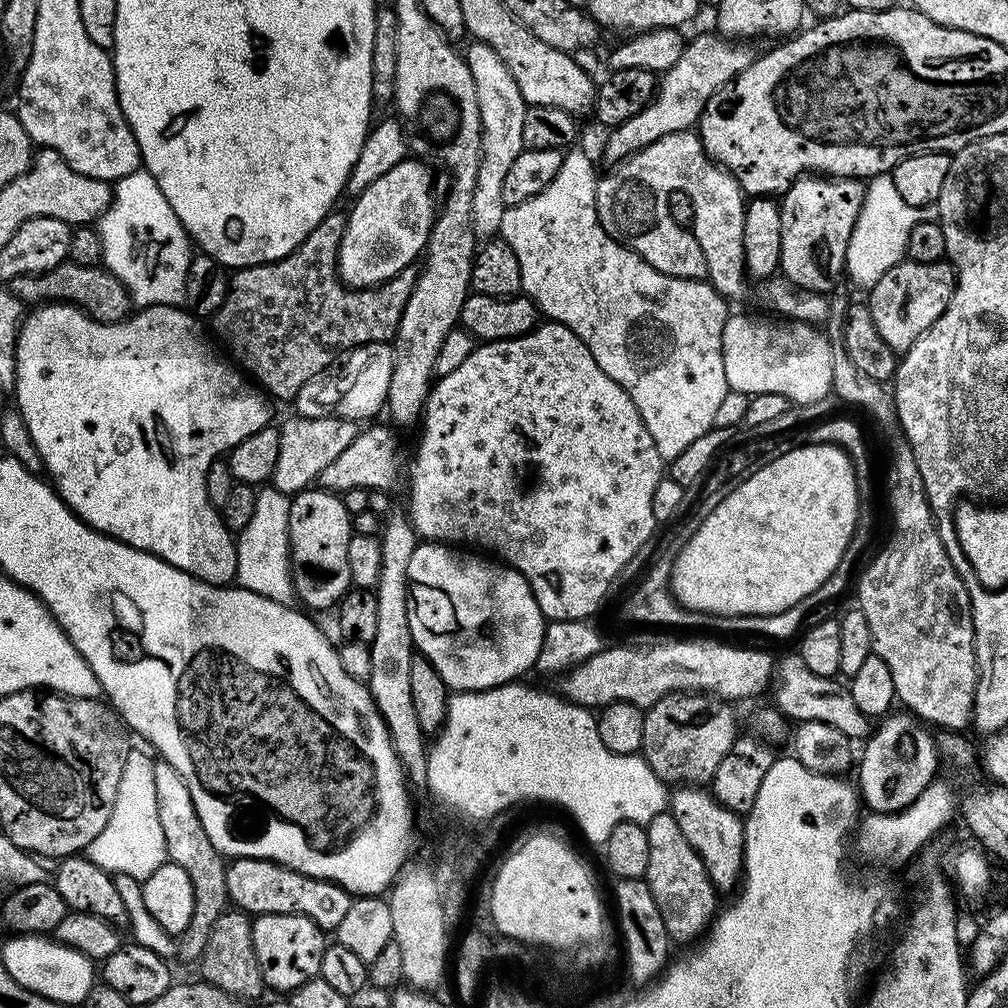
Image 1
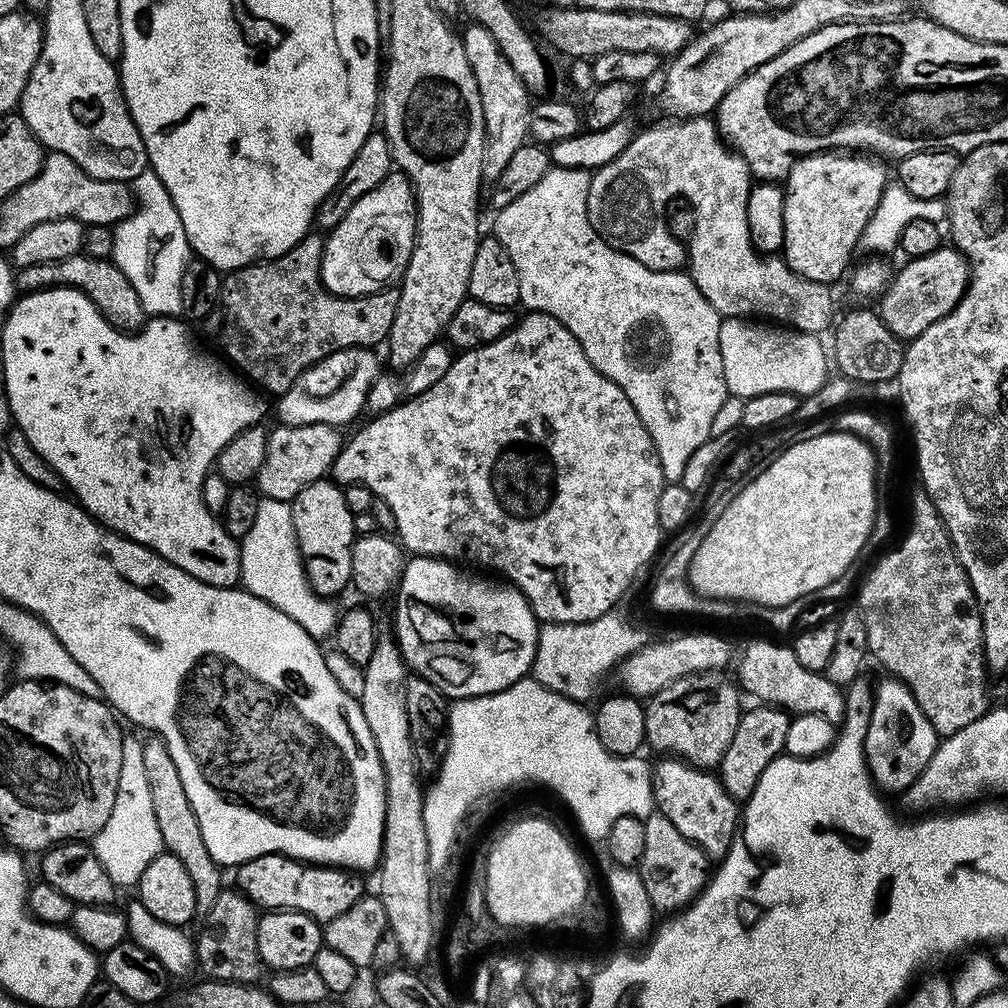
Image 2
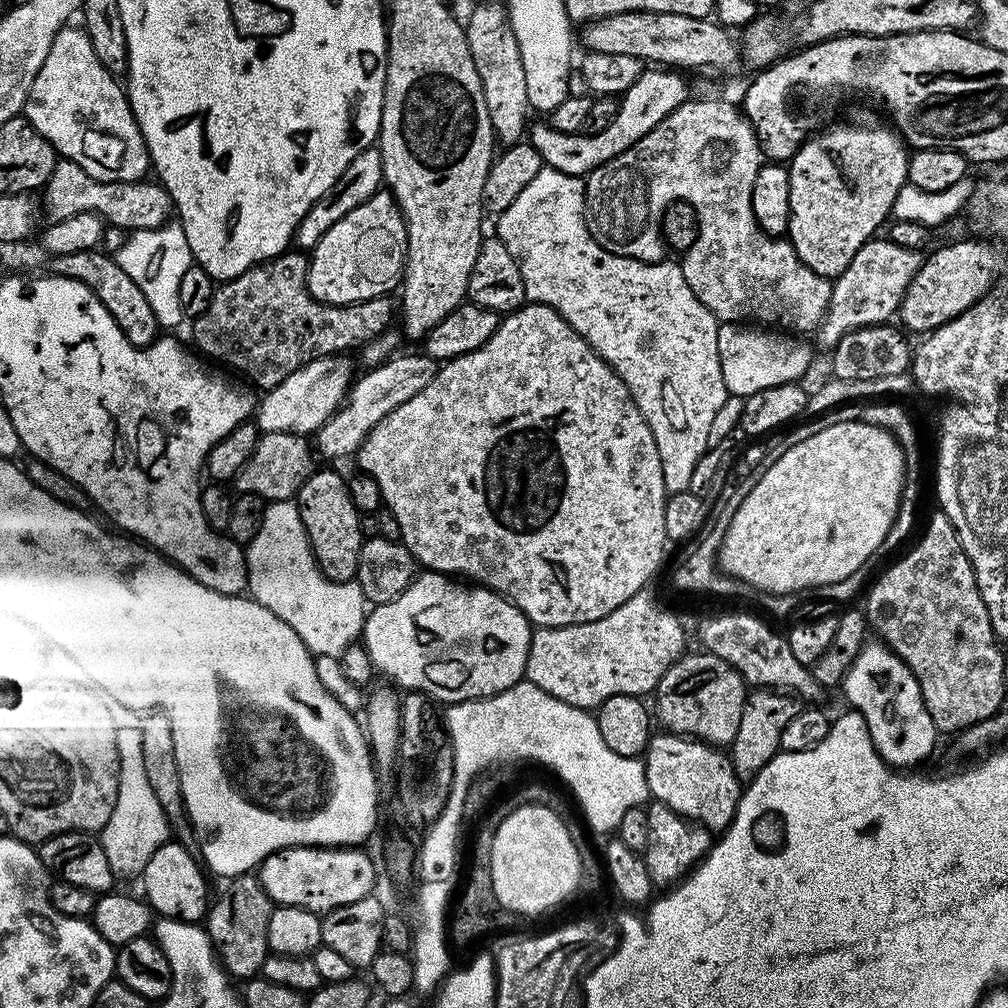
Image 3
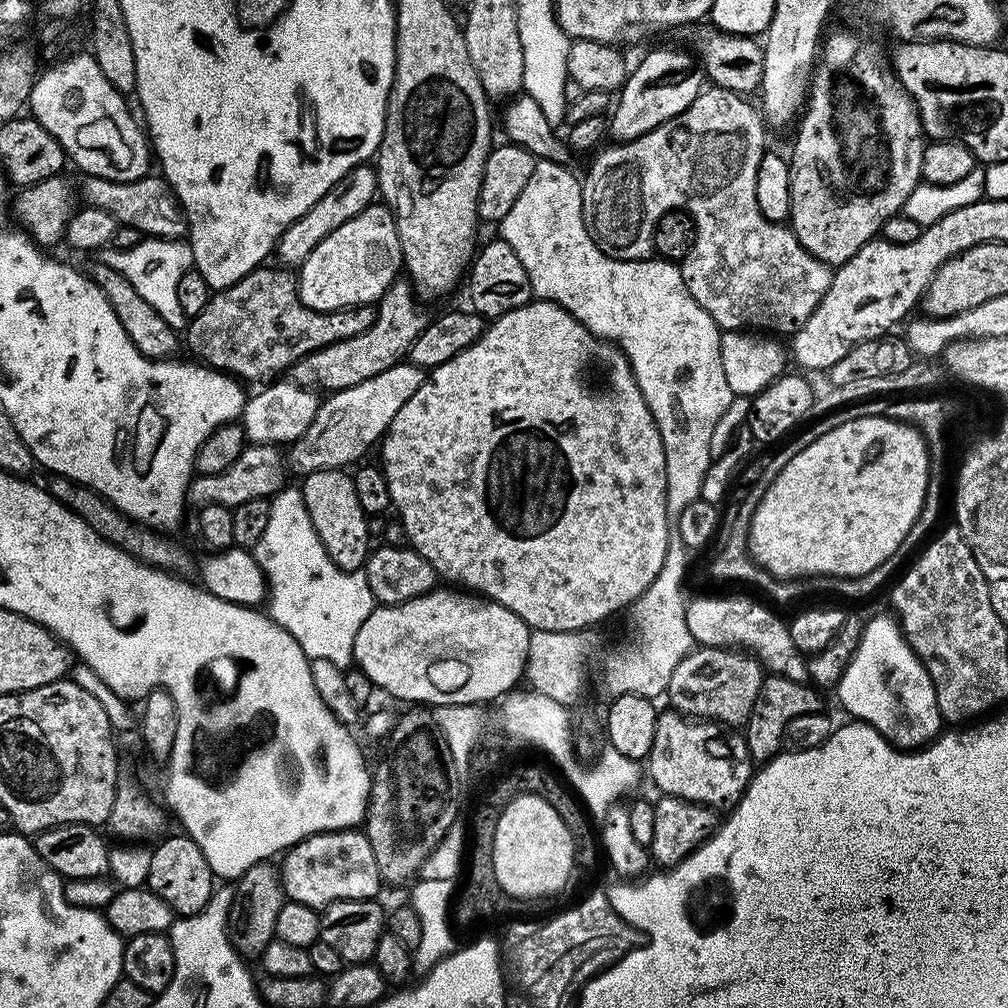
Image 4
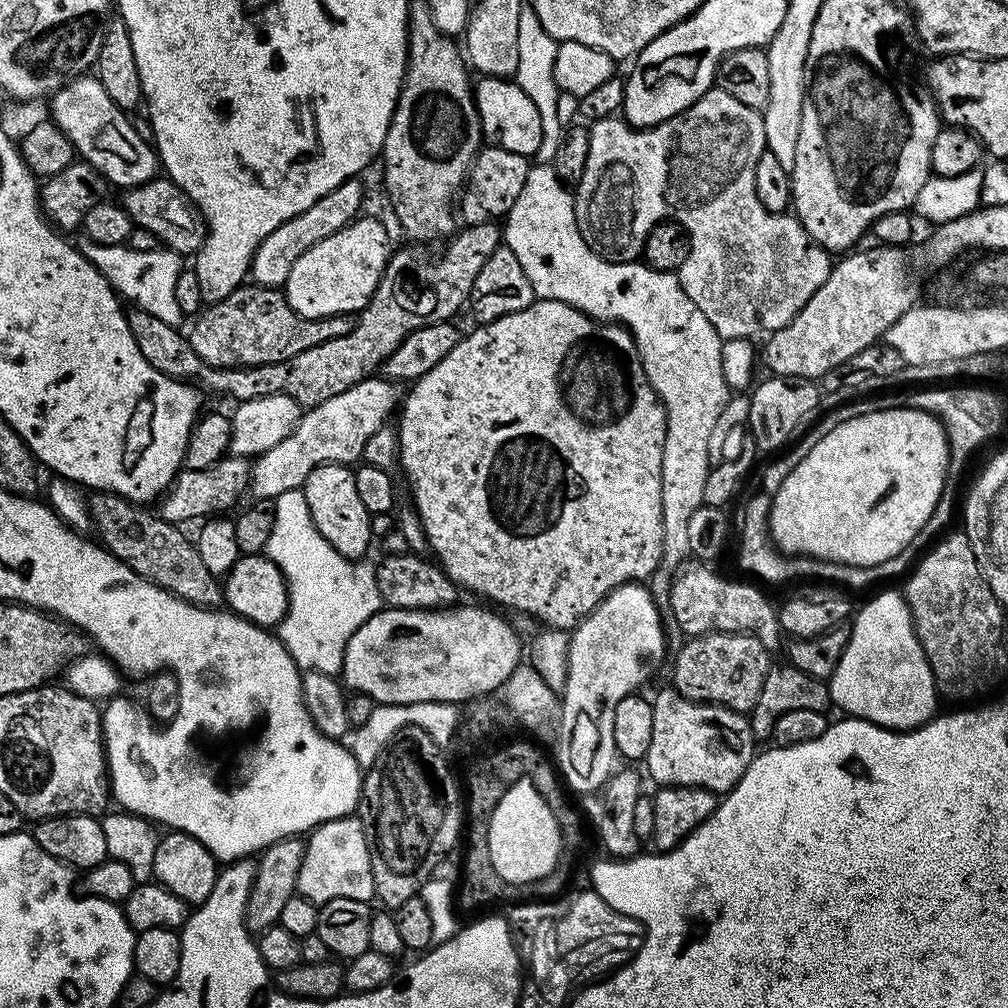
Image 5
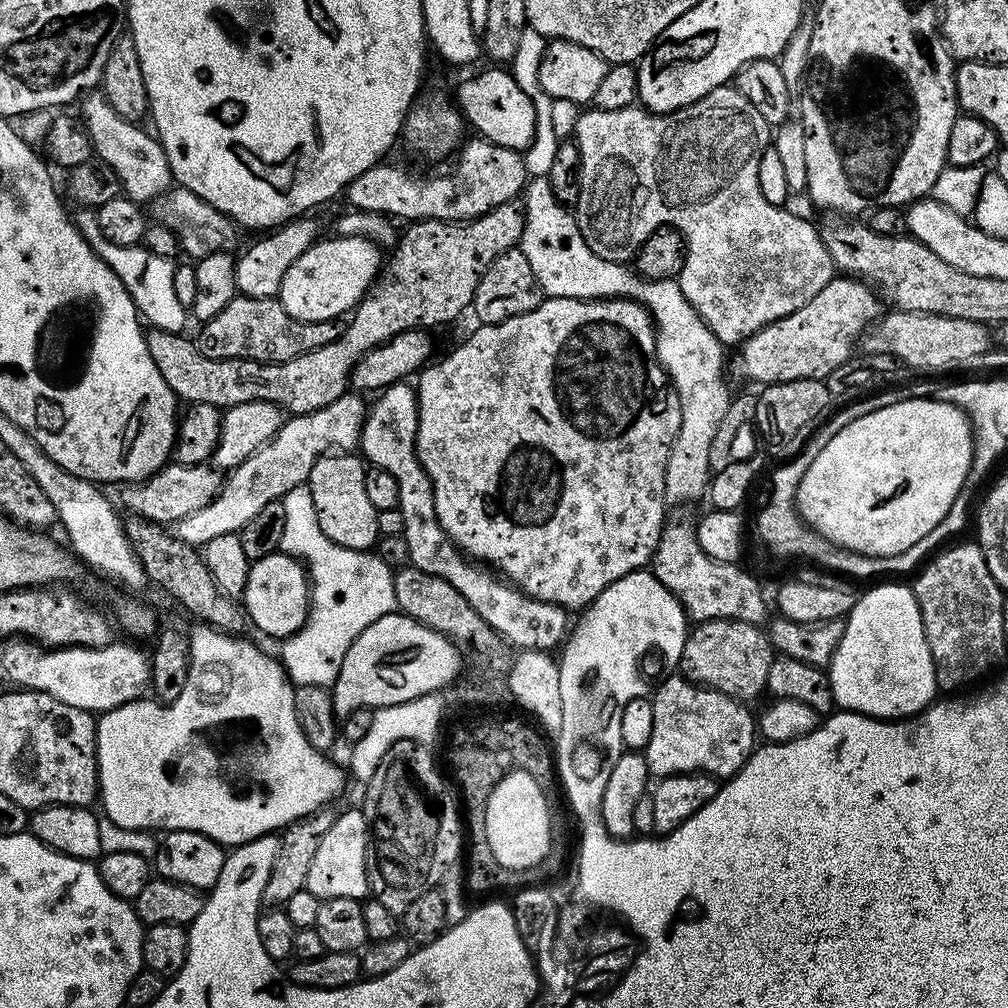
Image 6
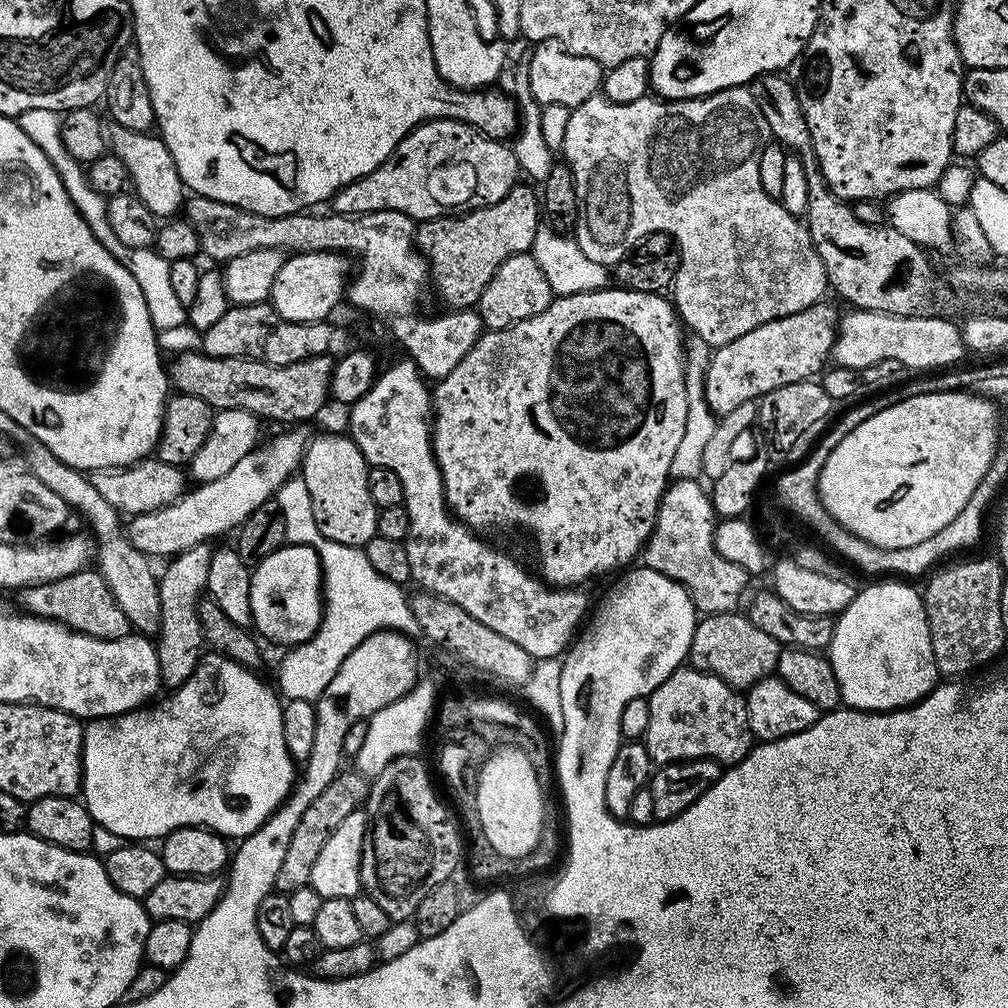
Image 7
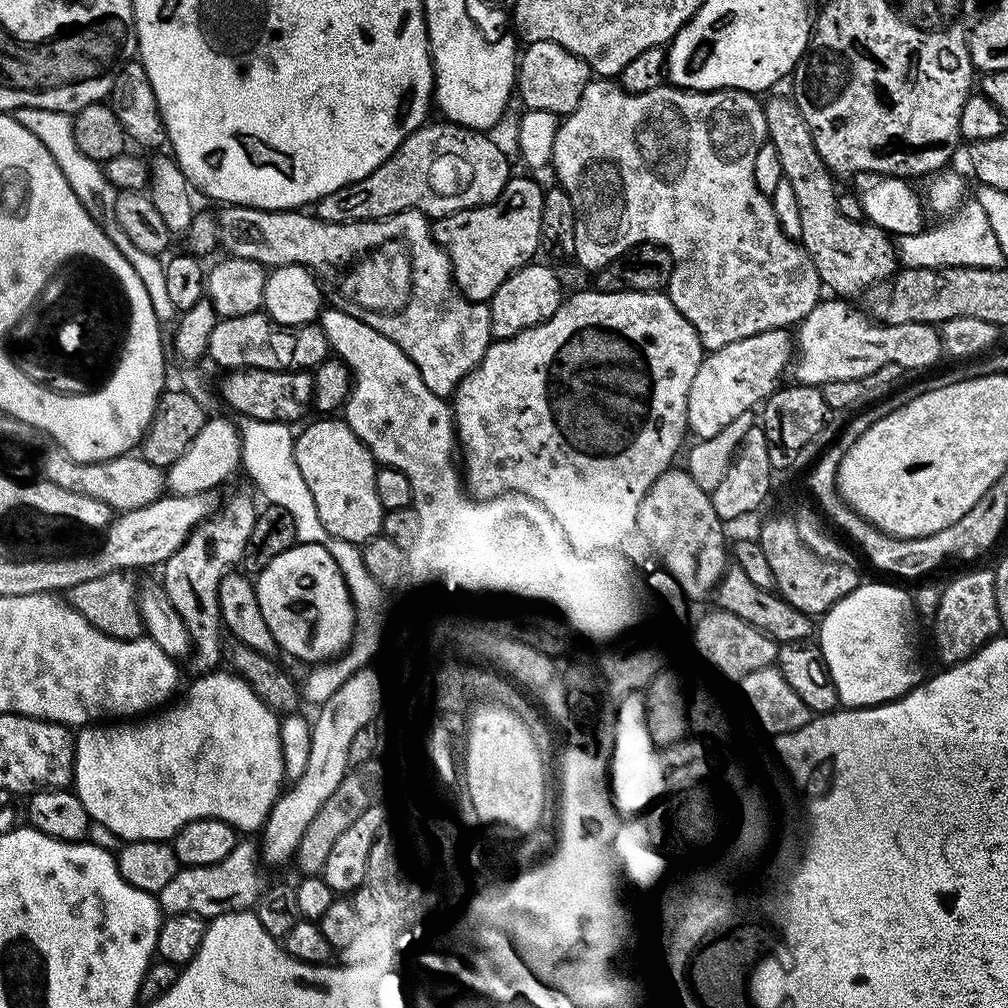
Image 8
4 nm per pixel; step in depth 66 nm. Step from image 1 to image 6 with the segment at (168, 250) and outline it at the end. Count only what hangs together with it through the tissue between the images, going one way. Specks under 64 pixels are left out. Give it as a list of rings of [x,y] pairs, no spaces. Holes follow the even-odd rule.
[[[101,239],[99,243],[95,245],[96,253],[114,270],[114,274],[118,274],[118,278],[122,278],[122,284],[132,295],[136,310],[141,317],[153,328],[183,329],[183,324],[190,320],[190,316],[182,306],[182,302],[174,298],[176,264],[171,259],[152,253],[143,246],[114,246],[105,239]]]

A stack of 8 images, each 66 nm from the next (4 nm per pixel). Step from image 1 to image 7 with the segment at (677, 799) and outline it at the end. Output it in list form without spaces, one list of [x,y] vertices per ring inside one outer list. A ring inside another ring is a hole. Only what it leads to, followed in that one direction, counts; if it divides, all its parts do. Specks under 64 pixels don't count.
[[[691,666],[676,668],[646,699],[650,706],[650,722],[646,722],[642,743],[653,765],[672,764],[675,760],[715,760],[721,766],[731,766],[740,763],[753,747],[745,697],[713,672],[699,672]]]

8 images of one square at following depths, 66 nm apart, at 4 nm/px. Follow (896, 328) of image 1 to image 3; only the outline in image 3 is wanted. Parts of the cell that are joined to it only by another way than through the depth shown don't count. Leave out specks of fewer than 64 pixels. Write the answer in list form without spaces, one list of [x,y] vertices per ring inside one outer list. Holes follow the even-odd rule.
[[[956,240],[949,248],[940,248],[923,257],[918,274],[914,274],[910,286],[906,286],[898,313],[899,323],[909,333],[933,332],[935,328],[941,328],[946,322],[961,316],[966,309],[973,308],[991,293],[988,291],[996,280],[1000,260],[990,245],[983,244],[988,242],[980,240]]]

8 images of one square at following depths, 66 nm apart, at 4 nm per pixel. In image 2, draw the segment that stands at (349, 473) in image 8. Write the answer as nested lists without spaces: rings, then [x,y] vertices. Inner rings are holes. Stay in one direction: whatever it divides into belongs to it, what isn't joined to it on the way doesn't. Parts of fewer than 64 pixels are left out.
[[[325,478],[310,482],[291,500],[292,521],[297,534],[297,546],[307,559],[321,560],[328,564],[328,588],[332,592],[340,592],[349,587],[352,579],[350,556],[352,544],[357,538],[354,528],[354,516],[350,506],[346,506],[344,488]]]

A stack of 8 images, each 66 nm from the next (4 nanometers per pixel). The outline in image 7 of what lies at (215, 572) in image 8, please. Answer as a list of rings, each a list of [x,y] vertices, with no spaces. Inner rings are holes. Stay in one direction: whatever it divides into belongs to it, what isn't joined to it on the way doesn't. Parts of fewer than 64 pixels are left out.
[[[207,543],[188,548],[167,561],[168,569],[159,573],[160,631],[154,643],[160,667],[160,683],[165,689],[175,690],[184,685],[200,665],[205,651],[204,627],[200,621],[200,602],[205,595],[210,574],[213,549]]]

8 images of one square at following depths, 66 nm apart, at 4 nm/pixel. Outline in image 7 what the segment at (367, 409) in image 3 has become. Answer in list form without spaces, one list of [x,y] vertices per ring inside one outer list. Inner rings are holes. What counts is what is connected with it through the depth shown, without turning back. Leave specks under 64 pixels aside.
[[[284,430],[268,445],[257,447],[242,462],[234,465],[234,470],[222,474],[222,478],[209,484],[200,484],[196,489],[187,491],[179,500],[157,512],[147,512],[131,517],[126,524],[128,541],[149,558],[164,556],[171,558],[180,555],[188,548],[205,542],[212,542],[223,532],[239,529],[244,521],[268,500],[273,499],[280,487],[293,479],[301,471],[304,451],[309,437],[300,430]]]

